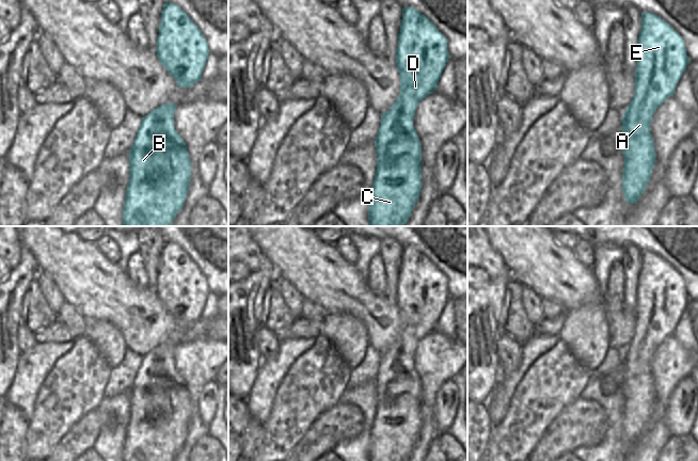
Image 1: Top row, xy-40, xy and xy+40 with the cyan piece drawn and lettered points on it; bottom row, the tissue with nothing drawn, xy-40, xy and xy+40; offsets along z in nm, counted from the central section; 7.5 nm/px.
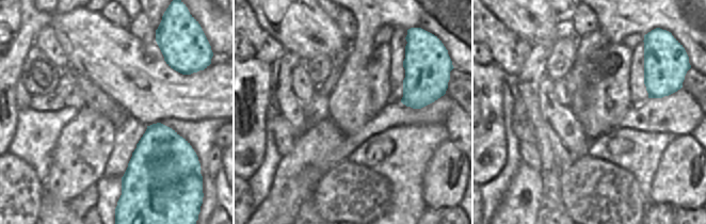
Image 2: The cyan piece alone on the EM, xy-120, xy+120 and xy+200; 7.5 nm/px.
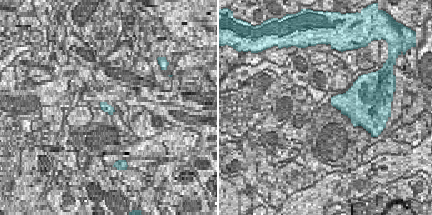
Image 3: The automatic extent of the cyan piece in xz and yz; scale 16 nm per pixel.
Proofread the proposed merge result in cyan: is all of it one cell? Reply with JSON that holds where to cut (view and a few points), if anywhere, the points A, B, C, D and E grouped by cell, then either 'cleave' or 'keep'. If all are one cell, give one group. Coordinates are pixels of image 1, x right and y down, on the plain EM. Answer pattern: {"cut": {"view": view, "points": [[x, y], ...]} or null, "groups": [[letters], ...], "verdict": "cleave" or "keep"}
{"cut": null, "groups": [["A", "B", "C", "D", "E"]], "verdict": "keep"}

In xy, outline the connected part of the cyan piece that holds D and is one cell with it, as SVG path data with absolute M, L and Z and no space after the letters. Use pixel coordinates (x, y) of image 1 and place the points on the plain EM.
M406 245L398 272L396 304L400 313L400 332L388 350L381 354L375 379L377 411L370 428L369 461L407 461L422 428L422 383L413 366L417 343L433 332L449 298L447 279L425 254Z

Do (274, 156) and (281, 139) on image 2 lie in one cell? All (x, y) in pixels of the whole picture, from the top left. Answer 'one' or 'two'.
two

